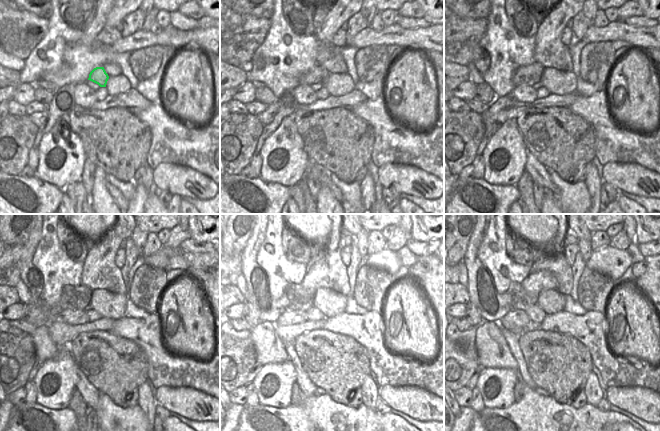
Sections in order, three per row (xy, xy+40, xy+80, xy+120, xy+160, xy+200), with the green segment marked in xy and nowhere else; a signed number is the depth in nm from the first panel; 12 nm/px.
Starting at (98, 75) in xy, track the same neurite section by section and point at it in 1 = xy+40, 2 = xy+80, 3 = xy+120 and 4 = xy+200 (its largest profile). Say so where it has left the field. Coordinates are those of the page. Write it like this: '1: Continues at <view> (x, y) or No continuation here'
1: Continues at xy+40 (318, 74)
2: Continues at xy+80 (531, 74)
3: Continues at xy+120 (73, 297)
4: Continues at xy+200 (492, 306).

